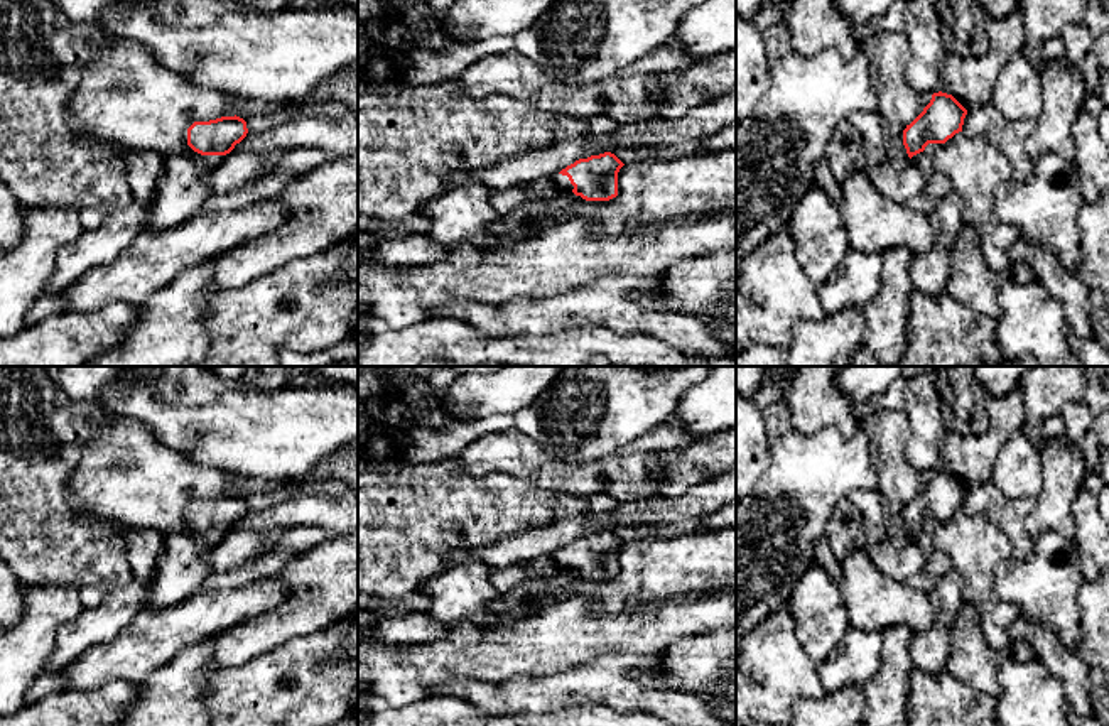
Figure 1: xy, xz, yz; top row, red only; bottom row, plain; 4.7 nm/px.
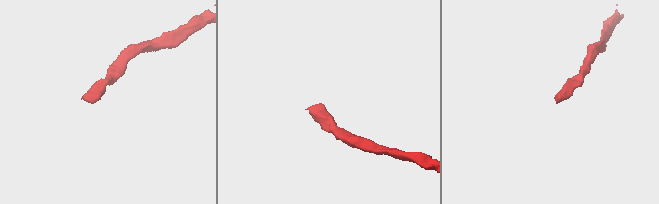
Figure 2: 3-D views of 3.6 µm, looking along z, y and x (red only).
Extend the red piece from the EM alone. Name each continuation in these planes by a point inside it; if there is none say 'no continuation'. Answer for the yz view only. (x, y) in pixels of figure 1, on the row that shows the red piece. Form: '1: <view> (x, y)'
1: yz (922, 159)

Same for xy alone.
1: xy (181, 193)

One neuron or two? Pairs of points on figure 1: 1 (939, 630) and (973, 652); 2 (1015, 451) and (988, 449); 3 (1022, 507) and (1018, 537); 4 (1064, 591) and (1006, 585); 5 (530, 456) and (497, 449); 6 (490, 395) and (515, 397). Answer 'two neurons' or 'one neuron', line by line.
1: two neurons
2: two neurons
3: one neuron
4: one neuron
5: one neuron
6: one neuron

